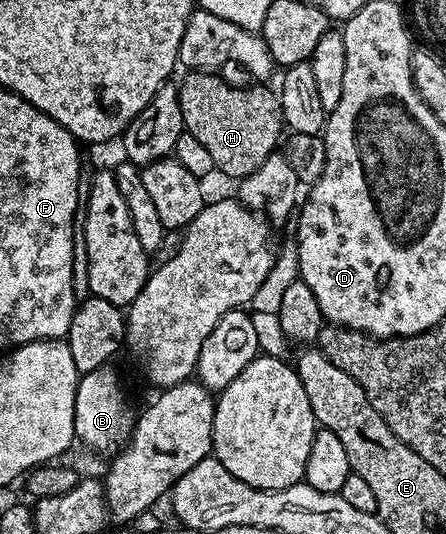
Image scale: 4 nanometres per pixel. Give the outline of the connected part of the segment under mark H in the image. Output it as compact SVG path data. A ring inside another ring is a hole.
M191 71L186 76L178 90L183 129L206 147L218 174L241 180L254 173L281 143L285 129L281 97L264 84L233 87L217 73Z

